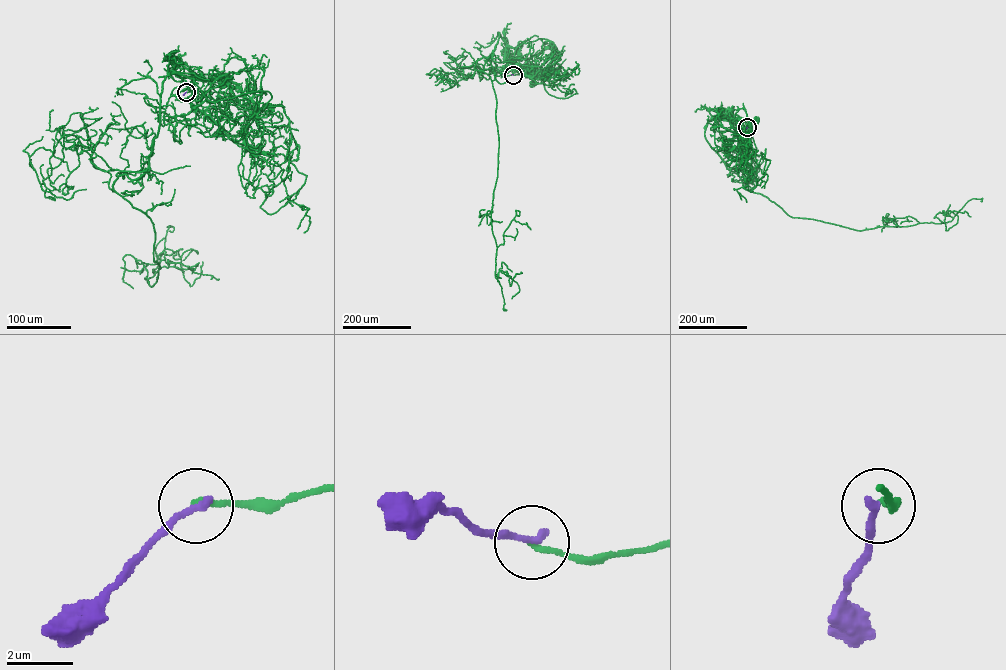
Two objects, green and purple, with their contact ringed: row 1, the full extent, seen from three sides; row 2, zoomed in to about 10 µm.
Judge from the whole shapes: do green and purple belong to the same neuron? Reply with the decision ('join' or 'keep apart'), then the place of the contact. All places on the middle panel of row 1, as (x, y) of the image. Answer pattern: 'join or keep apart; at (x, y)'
keep apart; at (513, 75)

